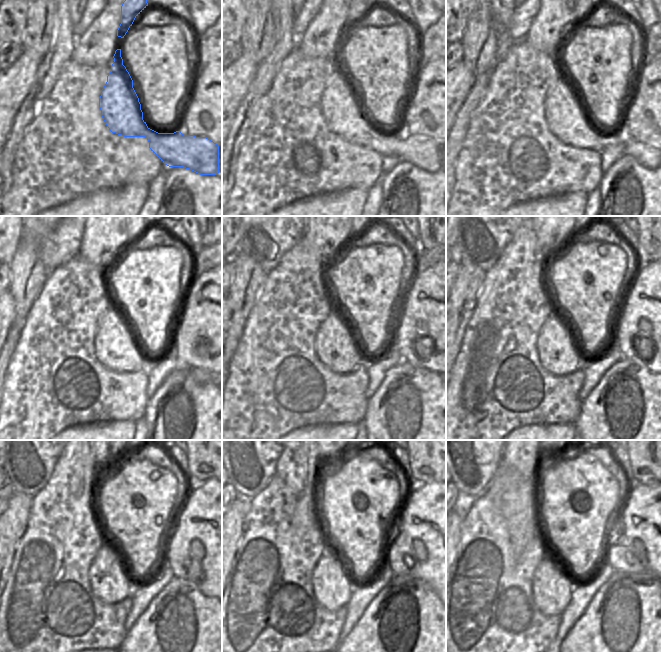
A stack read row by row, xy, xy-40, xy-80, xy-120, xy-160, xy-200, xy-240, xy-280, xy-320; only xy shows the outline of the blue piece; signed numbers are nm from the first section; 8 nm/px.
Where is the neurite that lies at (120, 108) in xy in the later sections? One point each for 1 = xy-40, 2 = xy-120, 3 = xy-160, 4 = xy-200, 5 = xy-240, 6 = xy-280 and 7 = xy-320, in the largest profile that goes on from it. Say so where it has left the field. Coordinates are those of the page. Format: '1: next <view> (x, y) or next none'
1: next xy-40 (341, 108)
2: next xy-120 (116, 347)
3: next xy-160 (336, 345)
4: next xy-200 (558, 348)
5: next xy-240 (110, 581)
6: next xy-280 (332, 583)
7: next xy-320 (552, 584)

